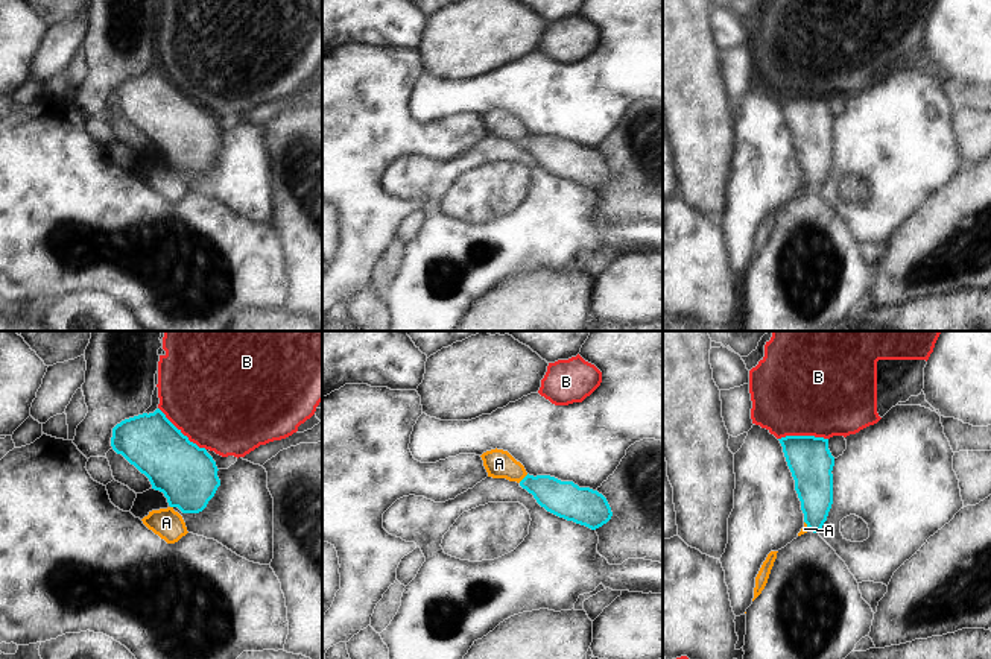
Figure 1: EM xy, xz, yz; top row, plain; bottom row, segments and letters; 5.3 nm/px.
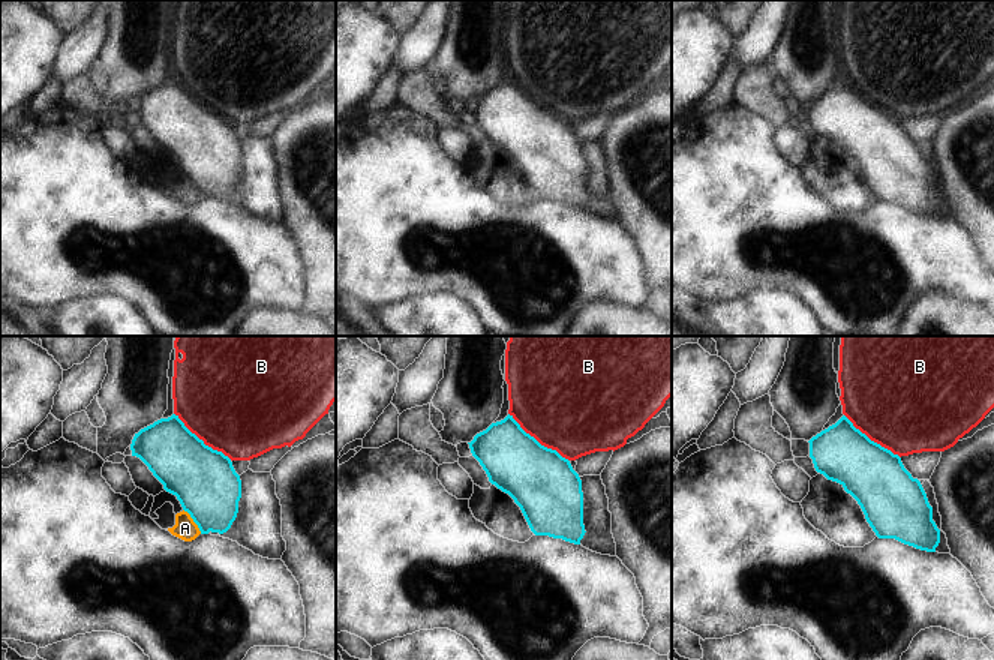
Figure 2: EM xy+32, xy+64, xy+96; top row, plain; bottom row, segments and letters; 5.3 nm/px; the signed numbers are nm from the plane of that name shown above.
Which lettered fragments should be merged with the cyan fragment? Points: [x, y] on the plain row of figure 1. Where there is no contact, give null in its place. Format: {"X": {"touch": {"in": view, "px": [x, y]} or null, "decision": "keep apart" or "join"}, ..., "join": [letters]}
{"A": {"touch": {"in": "xz", "px": [525, 137]}, "decision": "keep apart"}, "B": {"touch": {"in": "xy", "px": [180, 91]}, "decision": "keep apart"}, "join": []}

